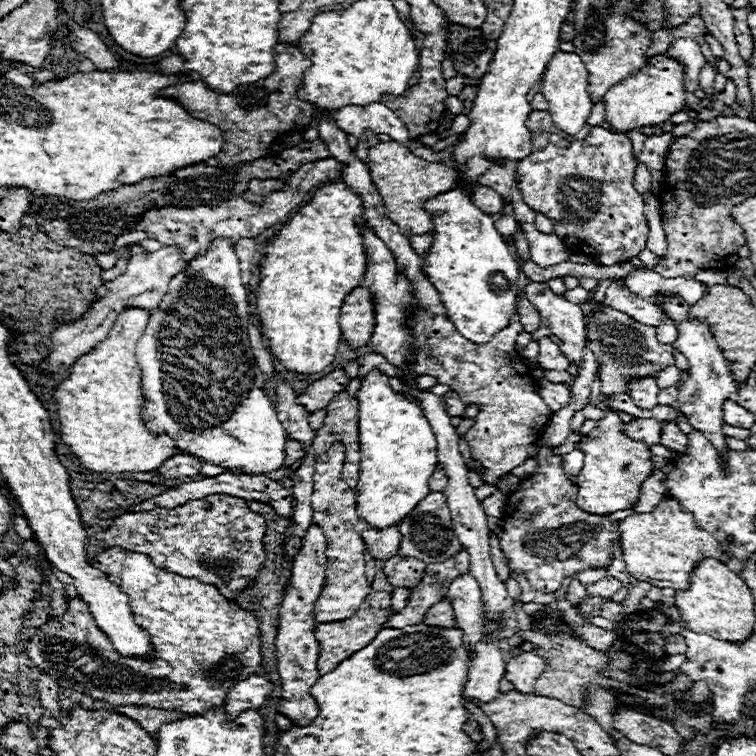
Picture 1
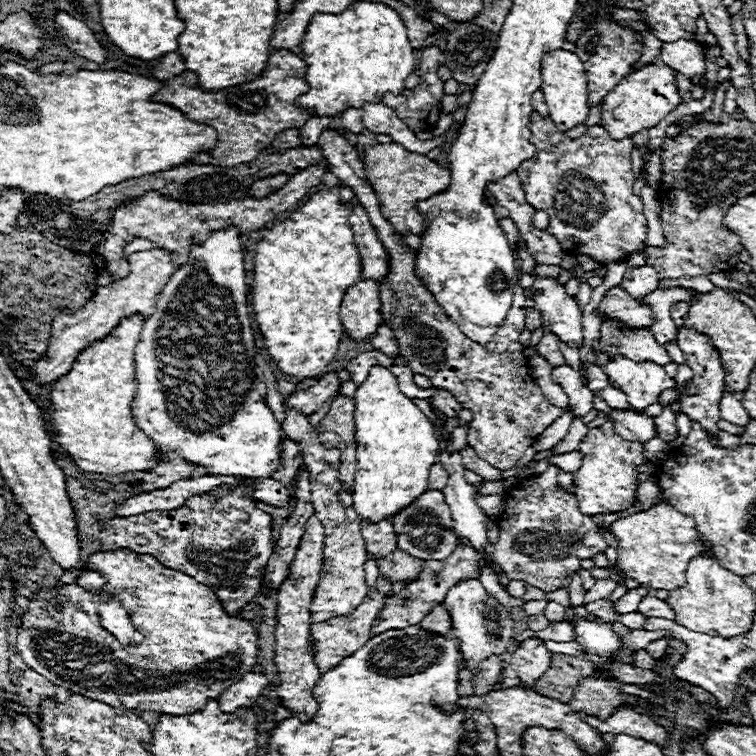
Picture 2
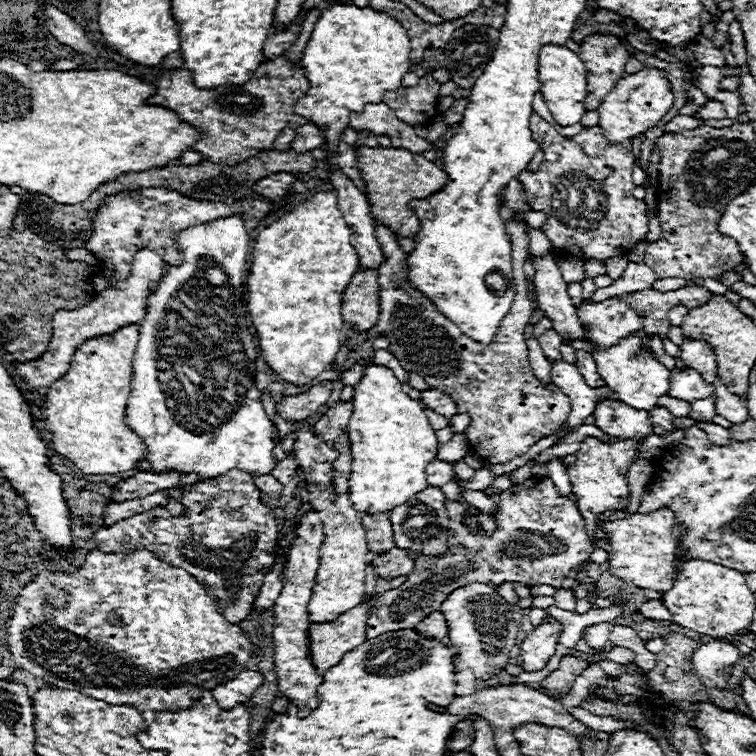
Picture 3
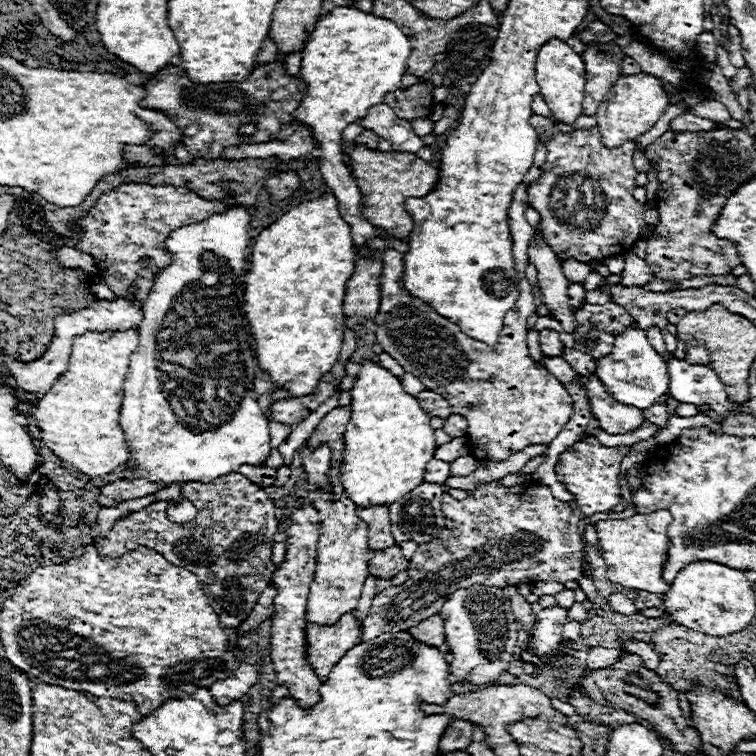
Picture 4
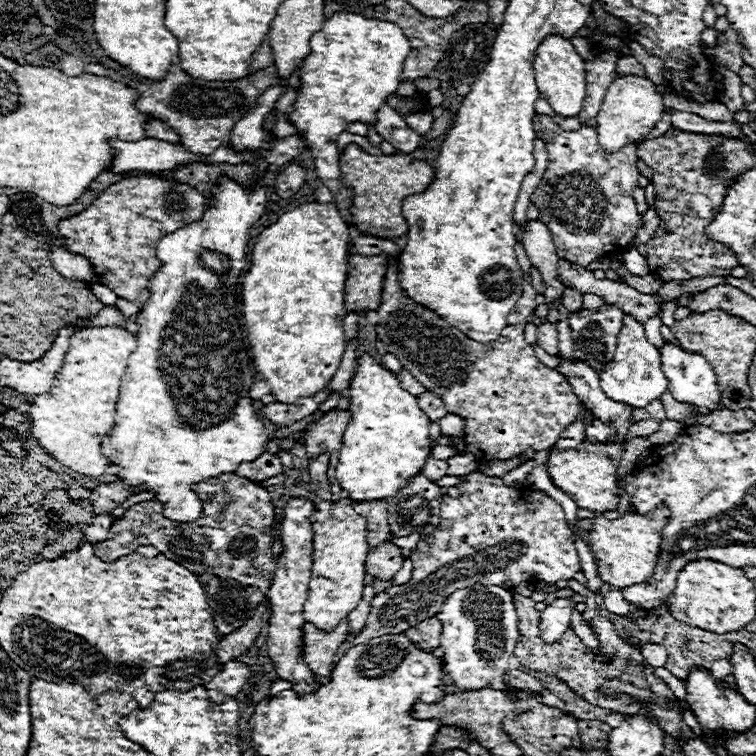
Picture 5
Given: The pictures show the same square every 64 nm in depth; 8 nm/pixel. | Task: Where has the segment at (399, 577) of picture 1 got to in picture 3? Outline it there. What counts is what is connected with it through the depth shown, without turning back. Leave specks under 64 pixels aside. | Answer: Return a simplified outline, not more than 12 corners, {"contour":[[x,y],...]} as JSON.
{"contour":[[402,548],[378,554],[372,566],[380,578],[408,576],[414,560]]}

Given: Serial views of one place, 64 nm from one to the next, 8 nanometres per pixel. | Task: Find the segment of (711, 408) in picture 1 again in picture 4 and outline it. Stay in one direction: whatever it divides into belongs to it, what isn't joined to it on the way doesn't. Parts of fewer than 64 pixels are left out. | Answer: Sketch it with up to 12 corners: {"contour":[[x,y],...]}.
{"contour":[[688,348],[686,360],[710,364],[706,348]]}

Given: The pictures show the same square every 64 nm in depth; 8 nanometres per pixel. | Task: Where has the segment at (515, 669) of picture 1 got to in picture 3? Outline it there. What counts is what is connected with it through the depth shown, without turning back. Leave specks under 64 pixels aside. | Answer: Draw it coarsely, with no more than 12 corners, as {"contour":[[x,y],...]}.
{"contour":[[546,614],[516,656],[526,672],[544,668],[556,652],[562,624]]}

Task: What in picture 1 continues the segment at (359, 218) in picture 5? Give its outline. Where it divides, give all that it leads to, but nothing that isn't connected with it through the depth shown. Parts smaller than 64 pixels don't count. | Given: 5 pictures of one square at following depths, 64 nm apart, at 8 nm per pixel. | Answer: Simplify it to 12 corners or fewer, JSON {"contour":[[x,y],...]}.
{"contour":[[398,142],[366,162],[404,236],[430,232],[422,204],[458,184],[454,168]]}

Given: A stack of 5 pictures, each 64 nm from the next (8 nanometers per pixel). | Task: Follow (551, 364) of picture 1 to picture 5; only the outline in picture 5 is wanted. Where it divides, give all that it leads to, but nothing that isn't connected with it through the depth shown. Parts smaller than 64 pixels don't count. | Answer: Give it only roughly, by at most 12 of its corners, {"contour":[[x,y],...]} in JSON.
{"contour":[[546,320],[536,338],[548,354],[558,356],[558,332]]}

